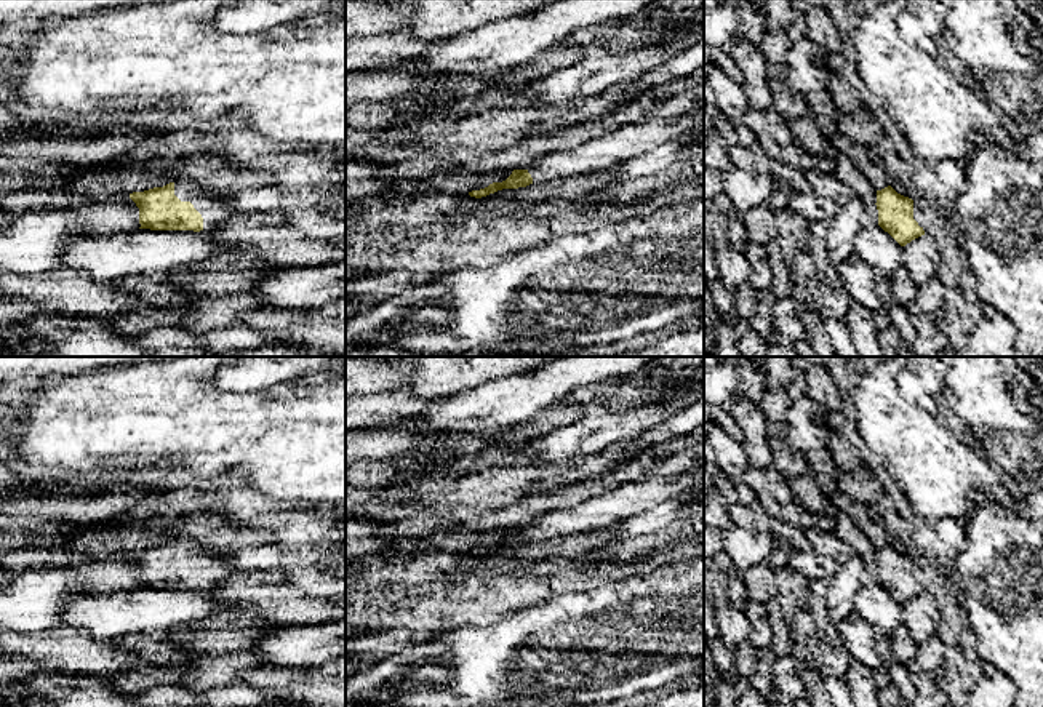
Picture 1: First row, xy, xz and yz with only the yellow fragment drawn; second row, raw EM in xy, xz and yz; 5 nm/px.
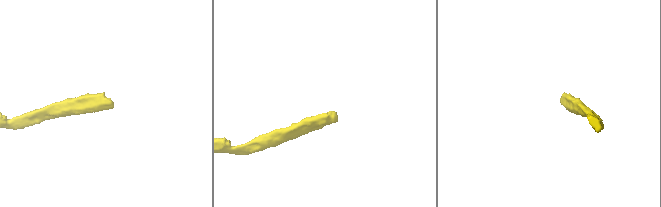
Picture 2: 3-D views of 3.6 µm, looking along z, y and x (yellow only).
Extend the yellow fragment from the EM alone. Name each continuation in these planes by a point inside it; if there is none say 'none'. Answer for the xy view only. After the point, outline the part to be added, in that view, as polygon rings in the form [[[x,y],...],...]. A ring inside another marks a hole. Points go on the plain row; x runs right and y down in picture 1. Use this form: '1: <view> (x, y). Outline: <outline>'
1: xy (215, 568). Outline: [[[192,539],[174,541],[174,553],[181,560],[190,560],[203,576],[203,590],[214,590],[222,581],[235,573],[224,553],[202,549]]]

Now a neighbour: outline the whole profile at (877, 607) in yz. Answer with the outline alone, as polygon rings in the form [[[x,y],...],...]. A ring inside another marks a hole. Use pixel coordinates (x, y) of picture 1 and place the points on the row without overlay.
[[[864,584],[856,593],[853,606],[878,635],[889,637],[904,625],[902,605],[880,584]]]

